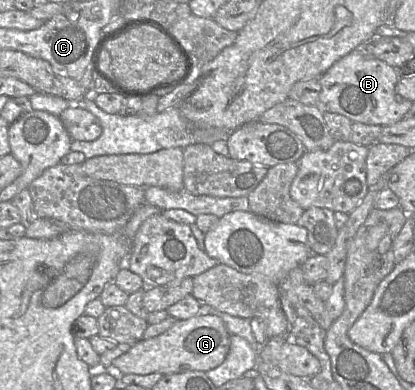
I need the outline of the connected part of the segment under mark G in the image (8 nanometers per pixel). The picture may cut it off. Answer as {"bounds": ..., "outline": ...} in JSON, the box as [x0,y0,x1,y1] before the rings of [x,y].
{"bounds":[111,314,229,374],"outline":[[[213,314],[196,315],[186,320],[177,320],[164,333],[131,345],[130,349],[112,362],[111,370],[124,374],[176,374],[185,371],[207,372],[223,363],[229,351],[229,338],[223,320]]]}

